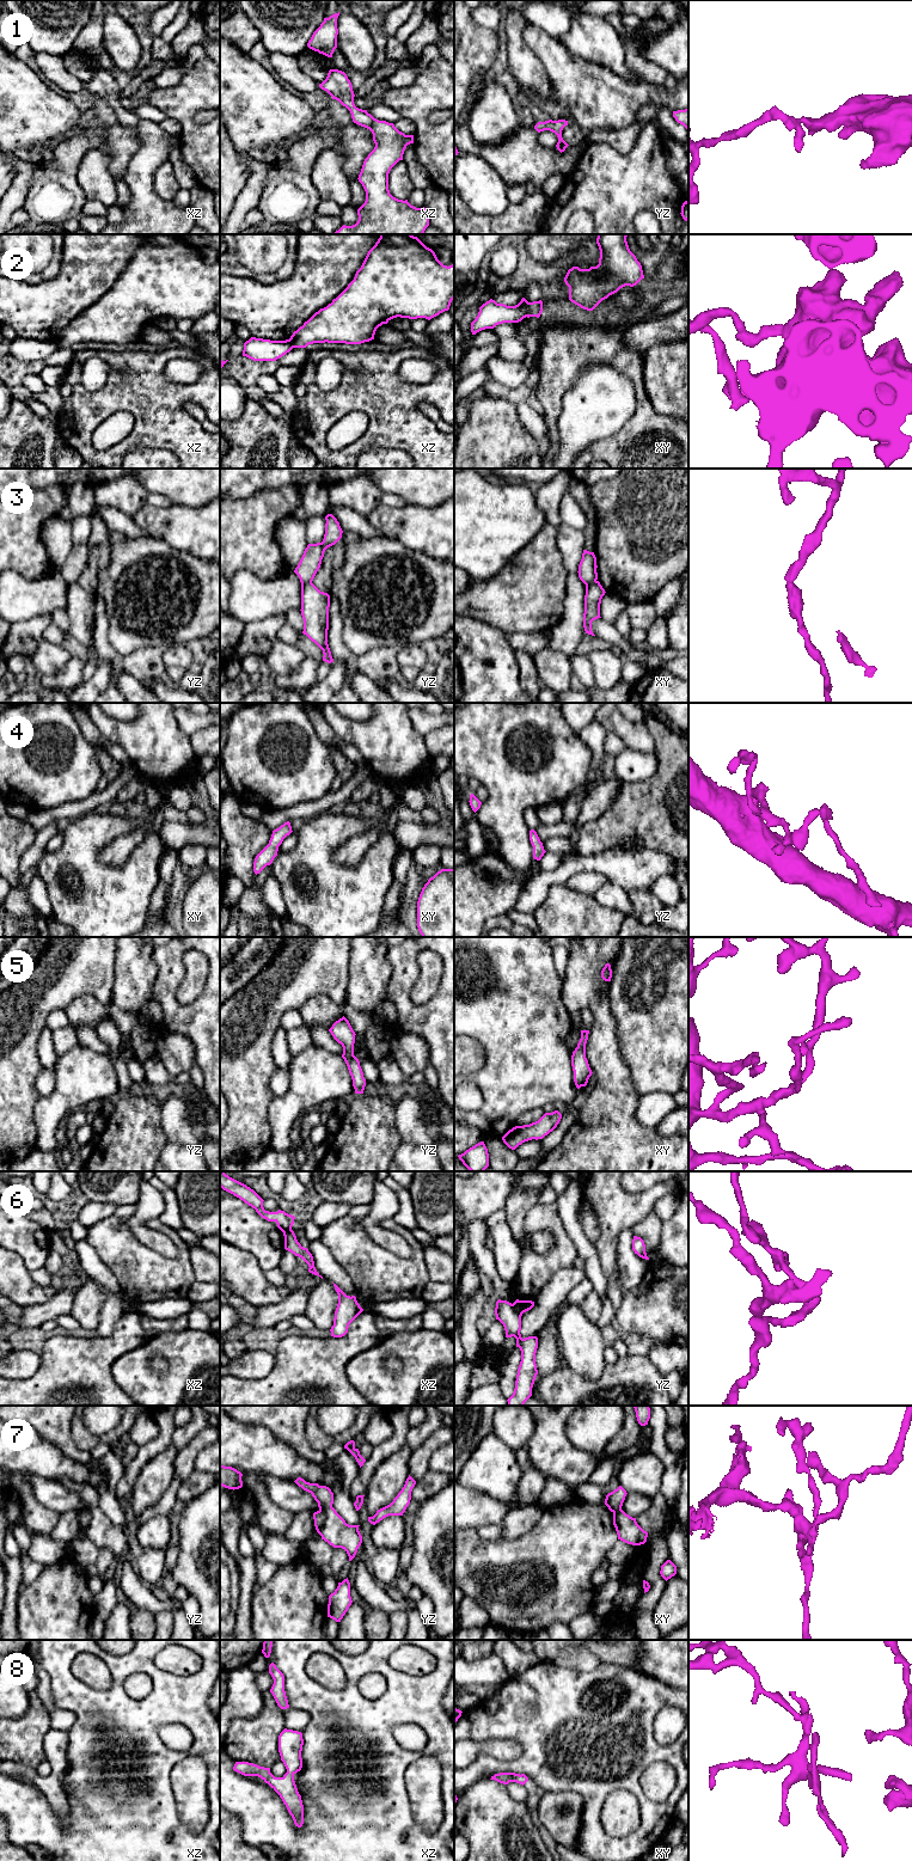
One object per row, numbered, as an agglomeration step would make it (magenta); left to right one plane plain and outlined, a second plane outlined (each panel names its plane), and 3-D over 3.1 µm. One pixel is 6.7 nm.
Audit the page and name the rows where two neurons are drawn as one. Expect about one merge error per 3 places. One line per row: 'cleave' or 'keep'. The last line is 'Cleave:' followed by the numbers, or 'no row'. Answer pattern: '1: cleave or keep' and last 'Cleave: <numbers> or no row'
1: keep
2: cleave
3: cleave
4: keep
5: keep
6: cleave
7: cleave
8: keep
Cleave: 2, 3, 6, 7

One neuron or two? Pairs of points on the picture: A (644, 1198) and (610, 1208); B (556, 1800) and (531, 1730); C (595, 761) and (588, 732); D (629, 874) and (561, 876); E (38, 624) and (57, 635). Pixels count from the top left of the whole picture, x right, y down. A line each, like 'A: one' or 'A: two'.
A: one
B: two
C: one
D: one
E: two

